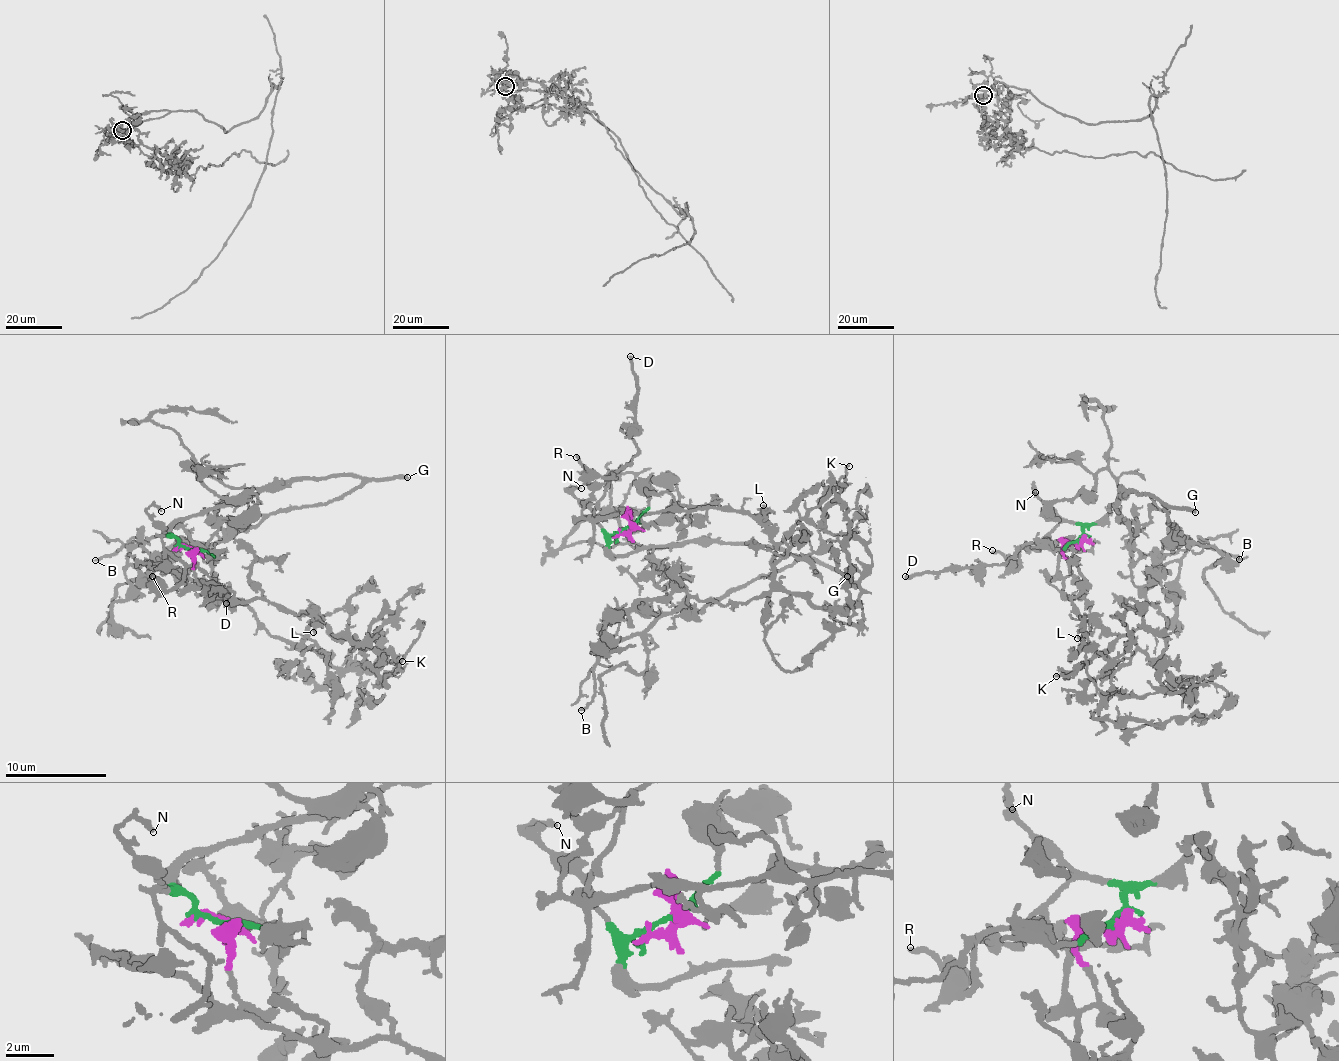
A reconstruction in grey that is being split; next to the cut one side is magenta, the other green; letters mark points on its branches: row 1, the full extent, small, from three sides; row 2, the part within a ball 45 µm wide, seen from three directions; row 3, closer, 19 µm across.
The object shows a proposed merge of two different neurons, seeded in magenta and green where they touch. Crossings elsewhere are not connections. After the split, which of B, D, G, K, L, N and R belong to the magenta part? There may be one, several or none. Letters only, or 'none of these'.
K, L

